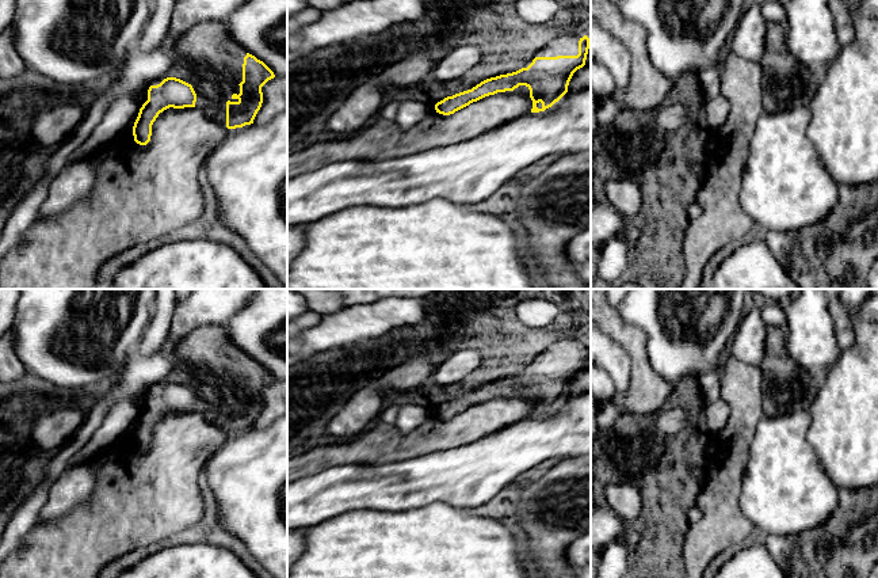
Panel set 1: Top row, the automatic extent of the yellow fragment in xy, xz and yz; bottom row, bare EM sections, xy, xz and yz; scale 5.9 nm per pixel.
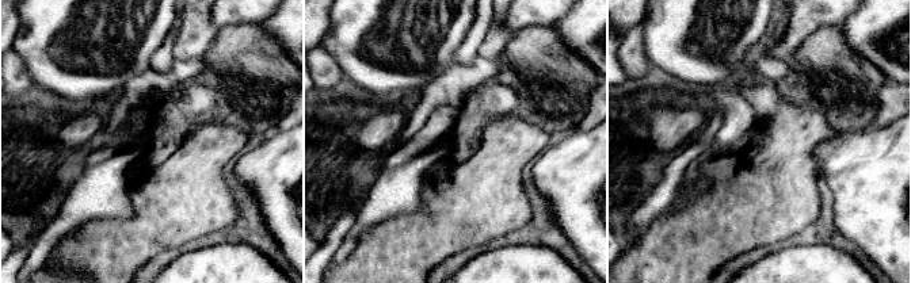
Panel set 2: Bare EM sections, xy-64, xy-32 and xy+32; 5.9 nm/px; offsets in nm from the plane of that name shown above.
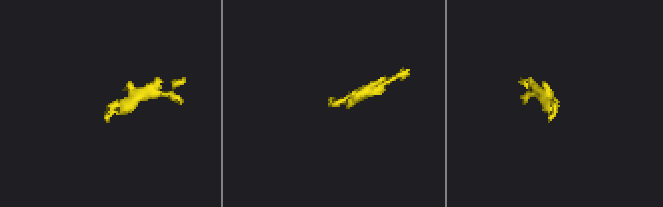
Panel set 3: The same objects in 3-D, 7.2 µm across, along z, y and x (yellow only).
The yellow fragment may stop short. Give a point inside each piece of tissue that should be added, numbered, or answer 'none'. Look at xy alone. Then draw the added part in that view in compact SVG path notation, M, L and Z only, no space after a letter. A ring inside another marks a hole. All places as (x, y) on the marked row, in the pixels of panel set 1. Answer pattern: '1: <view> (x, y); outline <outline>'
1: xy (207, 57); outline M206 20L183 33L172 52L172 66L150 85L160 84L167 77L176 77L192 85L196 94L195 107L209 119L226 128L226 102L238 102L233 94L240 94L243 64L247 50L230 37L224 22Z

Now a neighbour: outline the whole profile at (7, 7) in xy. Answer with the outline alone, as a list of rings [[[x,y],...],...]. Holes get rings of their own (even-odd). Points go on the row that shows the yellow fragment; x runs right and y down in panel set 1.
[[[0,0],[0,34],[11,26],[16,11],[16,0]]]

